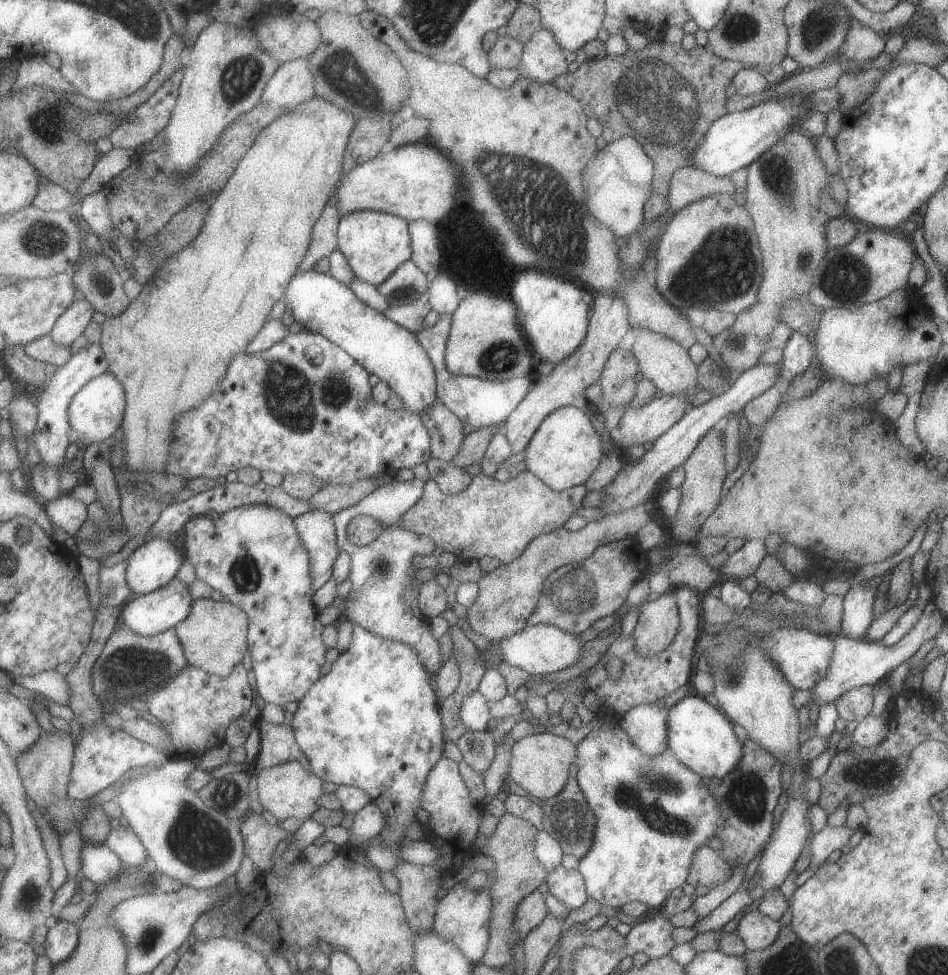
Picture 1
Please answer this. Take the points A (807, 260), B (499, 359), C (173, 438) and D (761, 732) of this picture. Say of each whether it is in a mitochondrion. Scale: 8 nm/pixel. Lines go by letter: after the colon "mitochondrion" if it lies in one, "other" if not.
A: mitochondrion
B: mitochondrion
C: other
D: other

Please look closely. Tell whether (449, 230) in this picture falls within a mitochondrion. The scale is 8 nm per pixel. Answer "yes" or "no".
no

